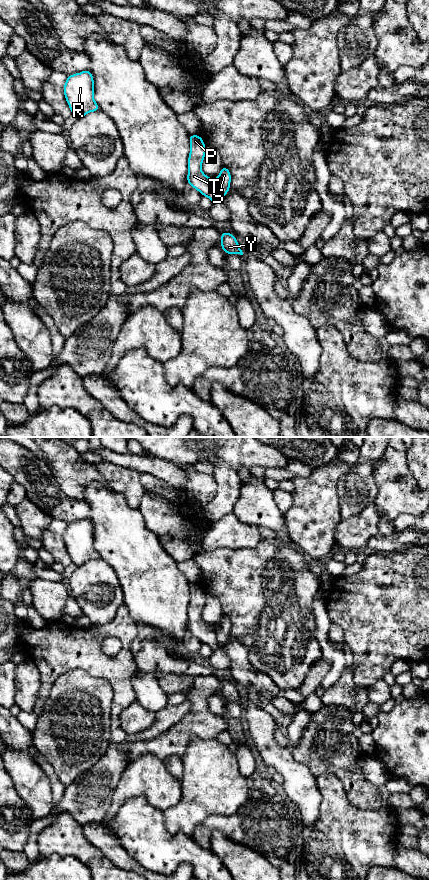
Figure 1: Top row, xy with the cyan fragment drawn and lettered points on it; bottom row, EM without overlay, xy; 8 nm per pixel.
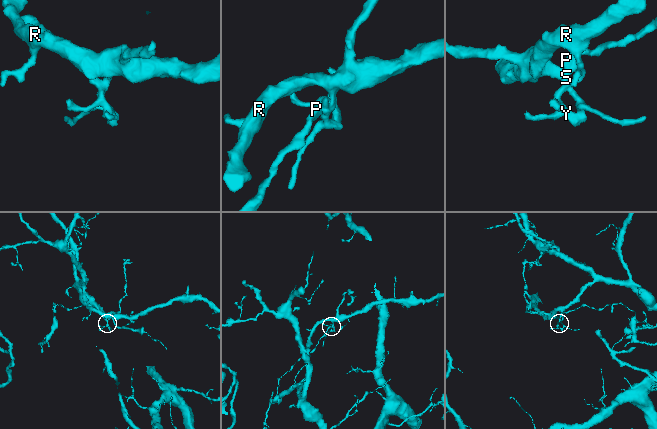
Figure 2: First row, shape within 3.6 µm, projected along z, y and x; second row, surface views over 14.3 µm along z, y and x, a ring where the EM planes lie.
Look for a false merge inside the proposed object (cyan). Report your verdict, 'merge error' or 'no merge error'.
merge error

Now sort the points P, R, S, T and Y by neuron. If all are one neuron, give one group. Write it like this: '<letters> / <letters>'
P T Y / R S

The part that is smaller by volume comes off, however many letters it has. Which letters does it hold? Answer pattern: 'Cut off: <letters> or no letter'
Cut off: P, T, Y

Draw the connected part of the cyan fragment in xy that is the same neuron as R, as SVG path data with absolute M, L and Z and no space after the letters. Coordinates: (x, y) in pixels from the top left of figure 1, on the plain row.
M89 518L68 523L63 539L72 563L76 567L89 560L100 558L93 545L94 527Z

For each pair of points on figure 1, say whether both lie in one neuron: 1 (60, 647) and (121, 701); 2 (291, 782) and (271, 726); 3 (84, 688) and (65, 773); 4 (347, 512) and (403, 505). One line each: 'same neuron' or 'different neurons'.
1: same neuron
2: same neuron
3: same neuron
4: different neurons

